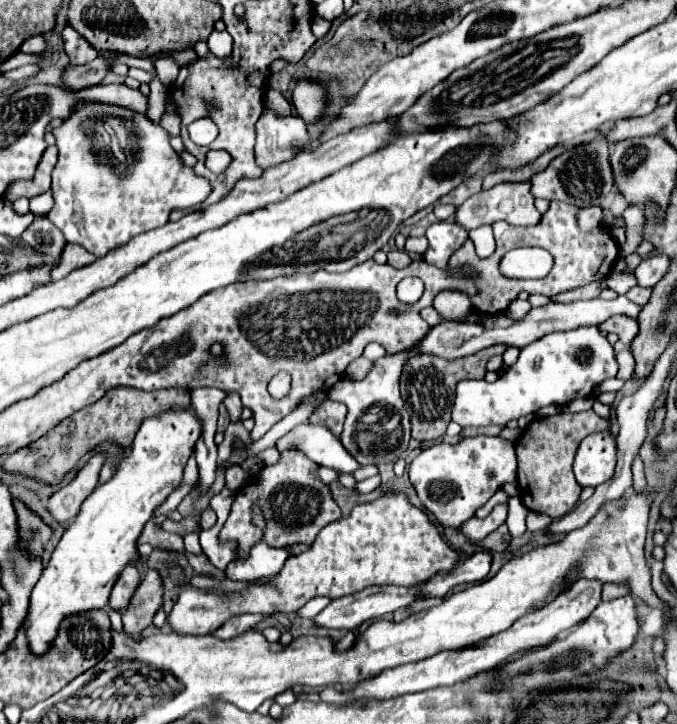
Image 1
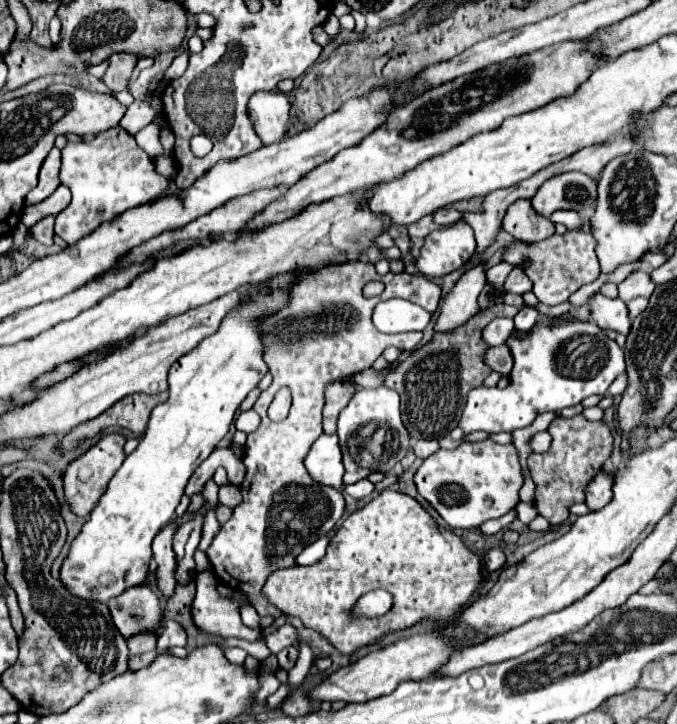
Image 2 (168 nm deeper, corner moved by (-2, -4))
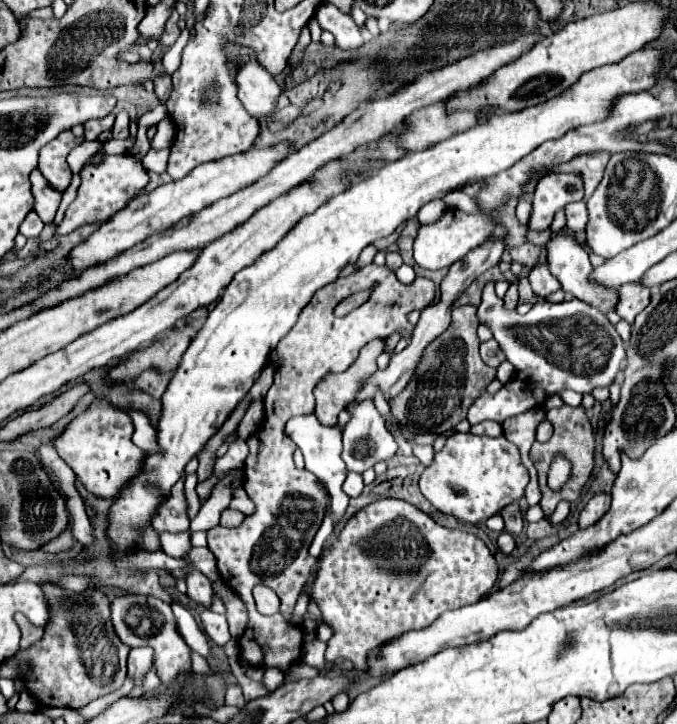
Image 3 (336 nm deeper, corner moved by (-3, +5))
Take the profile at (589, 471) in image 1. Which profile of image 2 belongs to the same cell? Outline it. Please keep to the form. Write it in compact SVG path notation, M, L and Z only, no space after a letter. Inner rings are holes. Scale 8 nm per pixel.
M603 468L595 474L595 478L585 488L585 504L589 506L589 510L599 510L611 500L613 484L615 484L615 476L605 472Z

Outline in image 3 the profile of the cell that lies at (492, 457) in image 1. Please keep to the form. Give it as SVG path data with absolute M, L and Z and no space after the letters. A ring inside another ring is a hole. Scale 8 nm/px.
M456 433L448 437L442 451L434 455L434 463L420 477L422 495L442 513L452 515L468 525L484 523L502 507L518 501L524 493L528 471L520 461L520 451L506 437L486 437L472 433Z

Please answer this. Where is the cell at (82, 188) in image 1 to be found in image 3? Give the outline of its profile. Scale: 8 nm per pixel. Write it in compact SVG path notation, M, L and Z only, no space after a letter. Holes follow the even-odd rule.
M110 155L98 167L84 165L80 175L82 175L82 185L78 189L78 195L76 195L74 203L66 209L66 215L64 215L62 223L56 227L56 231L60 235L68 235L70 231L74 231L74 229L78 229L80 225L86 225L86 223L110 219L114 213L124 209L124 205L134 195L138 195L138 191L144 189L146 183L148 183L148 175L146 175L144 167L140 165L140 161L136 161L130 155L124 155L124 157Z

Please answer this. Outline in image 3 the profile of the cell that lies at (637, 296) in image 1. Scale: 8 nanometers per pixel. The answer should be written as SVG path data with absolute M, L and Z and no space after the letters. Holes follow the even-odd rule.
M630 283L622 285L618 289L618 303L614 311L628 323L634 323L636 315L650 303L650 289L642 283Z

